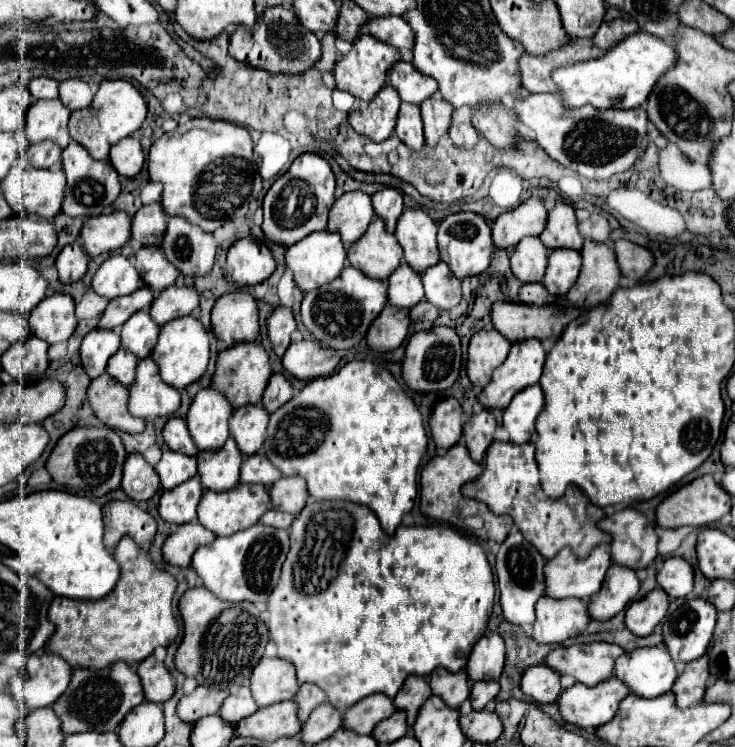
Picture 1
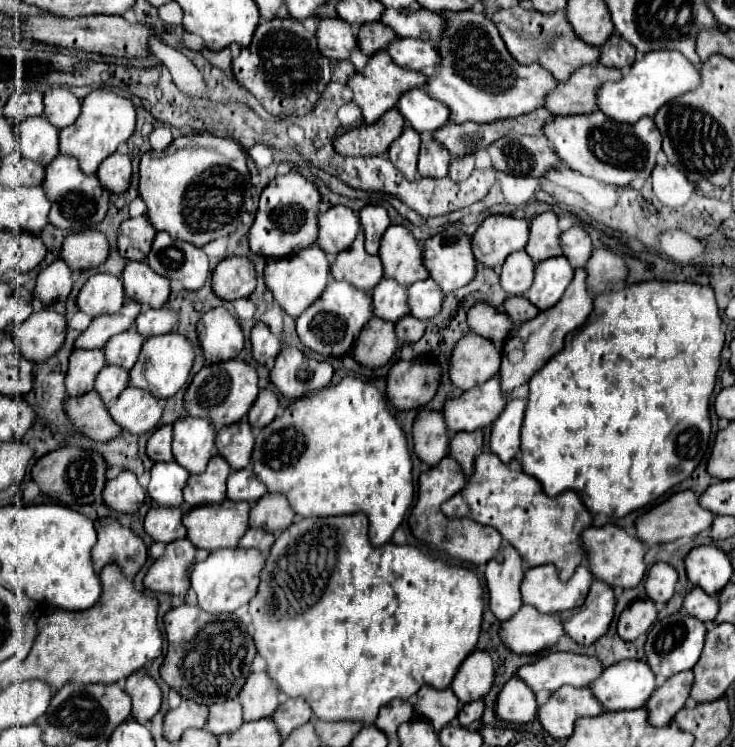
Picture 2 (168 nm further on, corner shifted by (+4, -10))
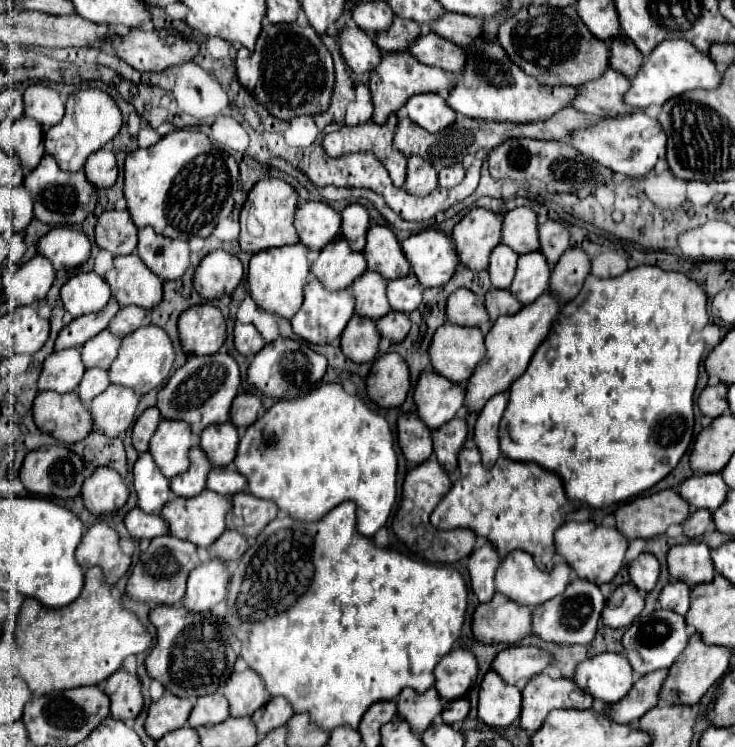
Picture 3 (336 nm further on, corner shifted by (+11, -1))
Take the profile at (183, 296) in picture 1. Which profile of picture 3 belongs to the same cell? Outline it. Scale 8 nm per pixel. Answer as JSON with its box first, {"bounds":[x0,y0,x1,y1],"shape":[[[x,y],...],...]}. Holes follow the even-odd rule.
{"bounds":[109,307,149,337],"shape":[[[121,307],[117,317],[113,317],[113,321],[109,323],[109,329],[121,337],[133,333],[135,329],[139,329],[143,325],[143,319],[149,313],[141,307]]]}

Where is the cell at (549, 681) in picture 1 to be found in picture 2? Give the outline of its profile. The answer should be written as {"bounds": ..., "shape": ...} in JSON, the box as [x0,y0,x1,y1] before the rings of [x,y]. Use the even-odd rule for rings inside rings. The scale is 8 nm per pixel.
{"bounds":[494,678,536,722],"shape":[[[510,678],[498,694],[494,714],[504,722],[532,722],[536,718],[536,696],[520,678]]]}

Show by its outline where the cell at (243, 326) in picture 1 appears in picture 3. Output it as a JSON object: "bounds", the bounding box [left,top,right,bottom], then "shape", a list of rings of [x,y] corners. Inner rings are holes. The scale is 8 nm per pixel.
{"bounds":[179,305,227,355],"shape":[[[195,305],[179,317],[179,337],[185,353],[213,355],[221,349],[227,337],[223,313],[213,305]]]}

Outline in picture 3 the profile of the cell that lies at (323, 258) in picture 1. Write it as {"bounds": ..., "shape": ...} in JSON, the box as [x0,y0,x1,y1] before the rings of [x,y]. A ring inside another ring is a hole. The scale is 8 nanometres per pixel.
{"bounds":[249,243,311,319],"shape":[[[303,243],[287,245],[281,249],[265,249],[251,257],[249,263],[249,295],[257,301],[257,305],[265,311],[273,311],[285,319],[291,319],[303,303],[303,287],[309,277],[309,253],[311,249]]]}

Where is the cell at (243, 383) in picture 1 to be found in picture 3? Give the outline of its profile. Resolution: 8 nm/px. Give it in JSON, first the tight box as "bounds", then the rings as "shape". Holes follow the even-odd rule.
{"bounds":[159,353,241,435],"shape":[[[215,353],[197,357],[191,355],[183,367],[179,367],[167,385],[159,391],[159,411],[165,419],[187,421],[195,435],[199,435],[207,425],[221,423],[229,417],[233,399],[237,397],[241,385],[241,373],[237,361],[229,353]]]}

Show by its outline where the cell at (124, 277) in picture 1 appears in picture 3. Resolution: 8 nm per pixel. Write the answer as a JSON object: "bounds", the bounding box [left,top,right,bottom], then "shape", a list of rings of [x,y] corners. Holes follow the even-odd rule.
{"bounds":[61,273,111,317],"shape":[[[77,273],[61,287],[61,303],[71,317],[101,311],[111,299],[109,283],[97,273]]]}

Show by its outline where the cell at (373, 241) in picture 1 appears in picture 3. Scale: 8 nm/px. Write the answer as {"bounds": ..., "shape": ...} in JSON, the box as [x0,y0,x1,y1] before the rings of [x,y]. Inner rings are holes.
{"bounds":[311,239,367,289],"shape":[[[335,239],[321,249],[317,259],[311,263],[311,273],[329,285],[329,289],[347,289],[353,281],[367,271],[363,253],[349,247],[347,239]]]}

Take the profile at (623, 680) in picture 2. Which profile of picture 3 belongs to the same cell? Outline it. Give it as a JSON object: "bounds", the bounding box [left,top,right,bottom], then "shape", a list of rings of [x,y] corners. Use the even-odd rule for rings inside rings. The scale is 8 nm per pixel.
{"bounds":[575,653,635,703],"shape":[[[601,653],[577,667],[575,683],[603,703],[617,703],[629,695],[635,679],[625,655]]]}

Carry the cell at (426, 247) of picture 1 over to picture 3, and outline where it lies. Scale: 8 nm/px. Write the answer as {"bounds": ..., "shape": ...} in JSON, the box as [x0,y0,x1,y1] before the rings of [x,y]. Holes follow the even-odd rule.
{"bounds":[365,225,411,281],"shape":[[[371,225],[367,233],[365,259],[369,269],[381,273],[387,281],[411,273],[411,265],[393,231],[385,225]]]}

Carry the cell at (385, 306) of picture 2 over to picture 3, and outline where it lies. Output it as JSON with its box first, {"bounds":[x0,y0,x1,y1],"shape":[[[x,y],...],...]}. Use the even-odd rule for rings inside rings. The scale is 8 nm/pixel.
{"bounds":[353,271,391,321],"shape":[[[365,271],[357,281],[353,281],[353,297],[357,301],[357,315],[369,317],[373,321],[381,319],[391,311],[387,301],[387,279],[375,271]]]}

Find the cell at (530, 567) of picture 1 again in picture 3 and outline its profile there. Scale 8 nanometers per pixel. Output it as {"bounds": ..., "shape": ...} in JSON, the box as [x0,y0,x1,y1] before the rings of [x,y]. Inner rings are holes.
{"bounds":[469,541,501,603],"shape":[[[485,541],[479,549],[475,549],[469,557],[469,575],[471,589],[477,595],[479,603],[489,603],[495,595],[495,575],[501,565],[501,555],[495,545]]]}

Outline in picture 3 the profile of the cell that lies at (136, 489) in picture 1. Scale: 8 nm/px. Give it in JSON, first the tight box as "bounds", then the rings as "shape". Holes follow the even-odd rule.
{"bounds":[81,467,129,515],"shape":[[[97,467],[89,479],[85,479],[85,489],[81,491],[85,507],[99,515],[105,511],[121,509],[129,499],[129,487],[123,477],[109,467]]]}

